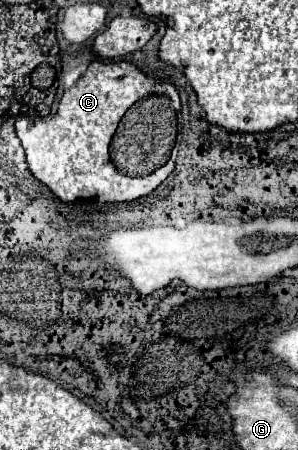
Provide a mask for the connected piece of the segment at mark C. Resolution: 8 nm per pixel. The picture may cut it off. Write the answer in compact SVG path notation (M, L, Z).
M92 61L78 83L64 91L54 117L46 121L16 121L16 133L26 151L30 173L64 203L76 203L78 199L124 203L152 193L174 169L174 157L162 165L148 157L144 167L140 167L140 175L124 175L114 167L108 155L110 139L122 115L138 99L150 95L152 85L154 81L140 73L132 63Z

